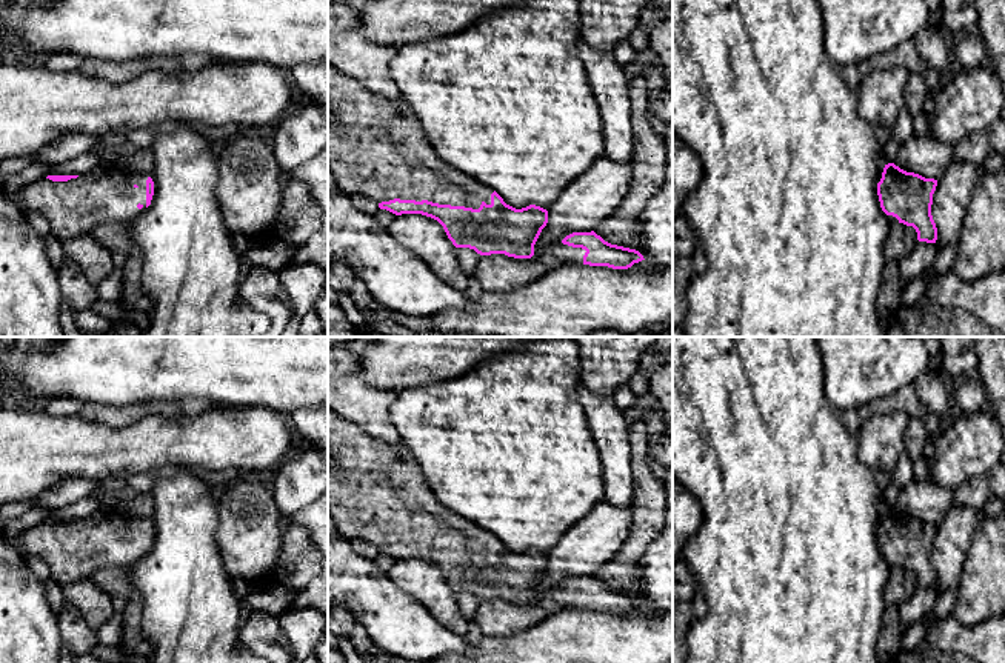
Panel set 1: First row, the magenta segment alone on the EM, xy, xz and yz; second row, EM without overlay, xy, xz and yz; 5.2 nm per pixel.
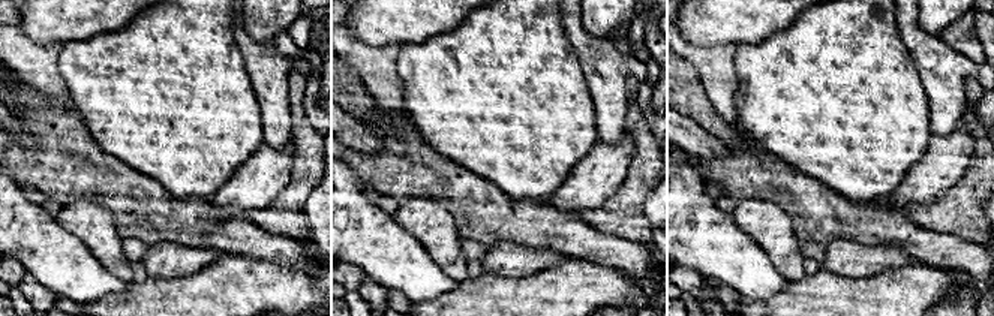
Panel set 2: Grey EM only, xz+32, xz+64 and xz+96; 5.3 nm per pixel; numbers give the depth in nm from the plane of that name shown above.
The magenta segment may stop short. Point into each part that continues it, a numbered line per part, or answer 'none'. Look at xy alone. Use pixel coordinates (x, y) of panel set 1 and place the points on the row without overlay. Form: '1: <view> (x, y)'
1: xy (106, 539)

